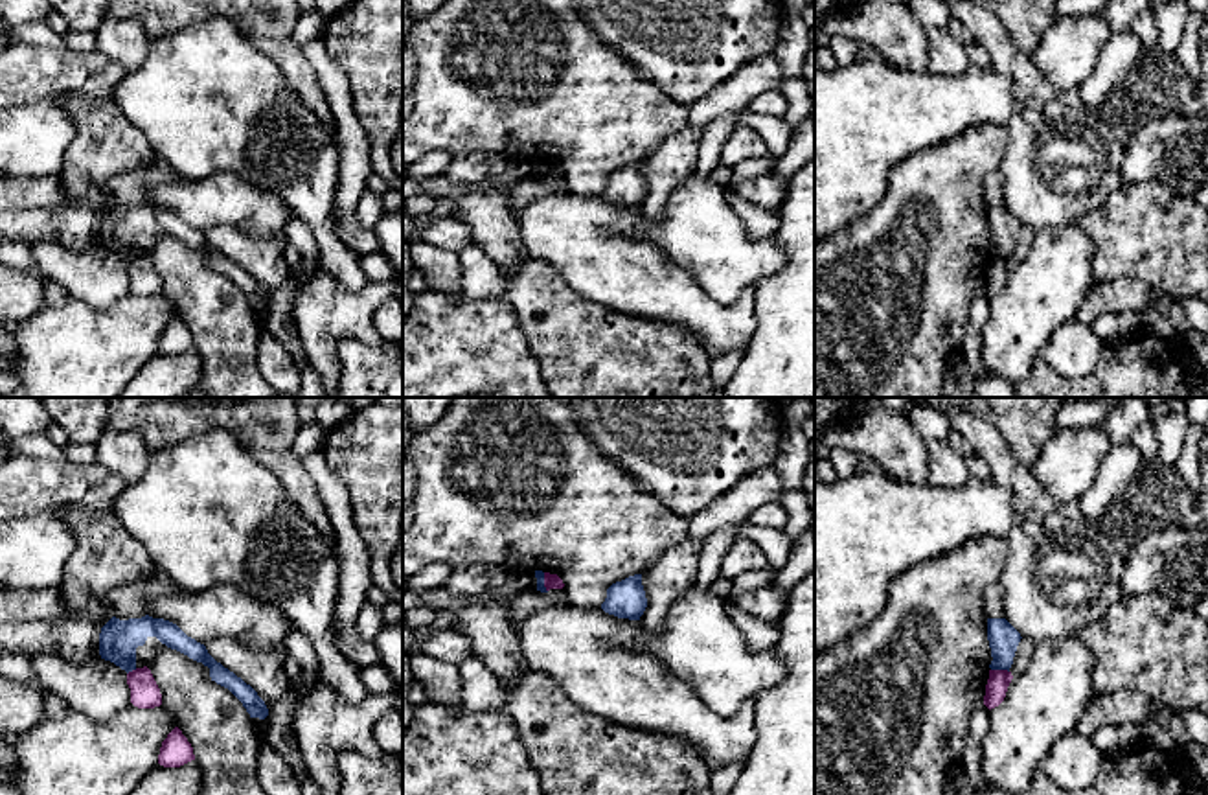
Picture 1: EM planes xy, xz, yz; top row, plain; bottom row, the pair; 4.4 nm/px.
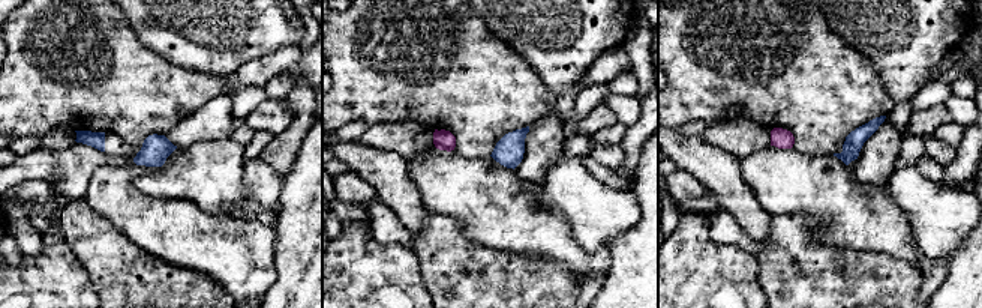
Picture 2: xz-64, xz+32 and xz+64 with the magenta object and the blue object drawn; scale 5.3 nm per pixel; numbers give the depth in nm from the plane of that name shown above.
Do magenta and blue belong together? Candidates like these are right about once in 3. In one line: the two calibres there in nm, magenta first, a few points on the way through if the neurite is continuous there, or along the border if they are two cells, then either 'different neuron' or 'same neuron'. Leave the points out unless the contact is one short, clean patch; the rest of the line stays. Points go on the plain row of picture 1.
calibres 100 and 130 nm; border yz (991, 256), (1004, 256), (1008, 260); different neuron

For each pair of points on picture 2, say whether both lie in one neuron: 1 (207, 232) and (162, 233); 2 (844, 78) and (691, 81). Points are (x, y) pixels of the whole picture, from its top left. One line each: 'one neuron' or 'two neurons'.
1: one neuron
2: one neuron

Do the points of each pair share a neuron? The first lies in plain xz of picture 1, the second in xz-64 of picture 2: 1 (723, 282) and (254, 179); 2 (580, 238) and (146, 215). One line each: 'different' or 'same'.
1: different
2: same

